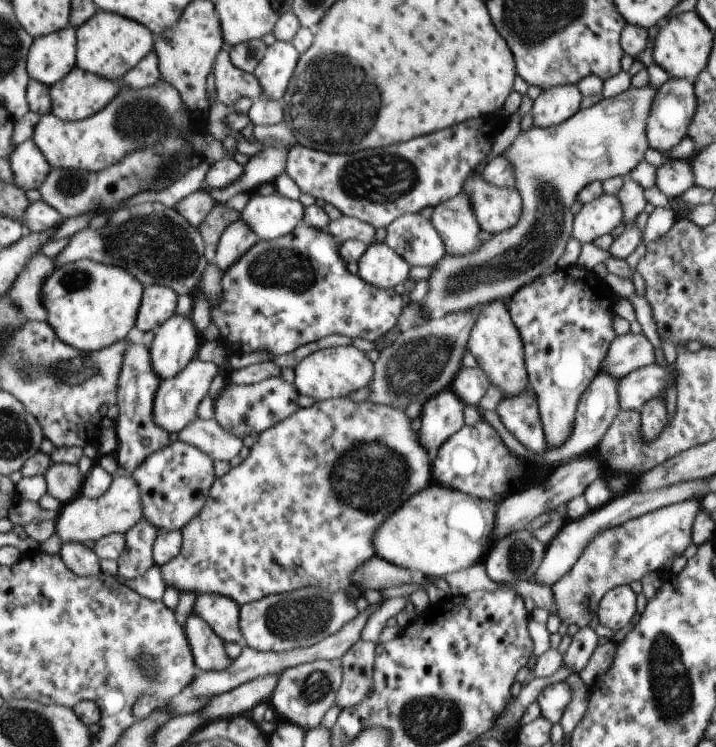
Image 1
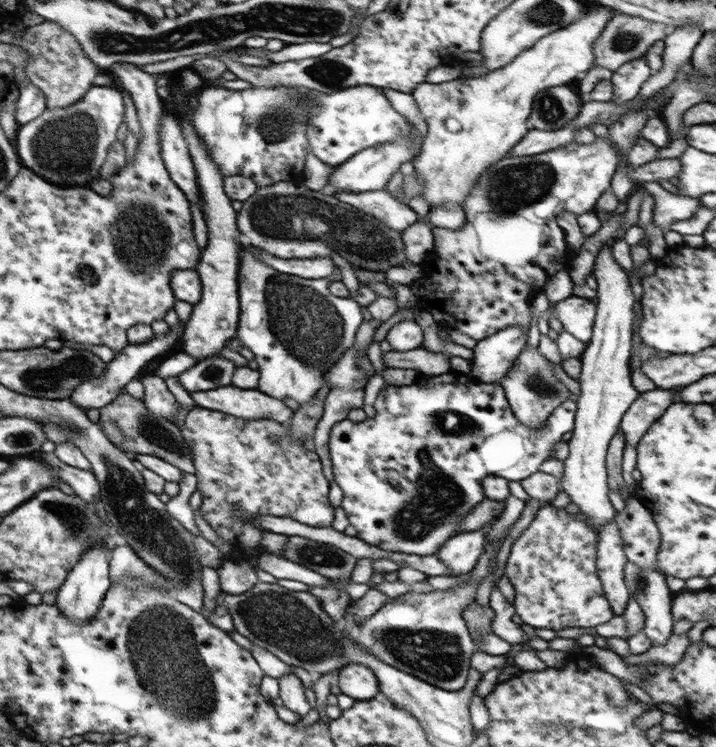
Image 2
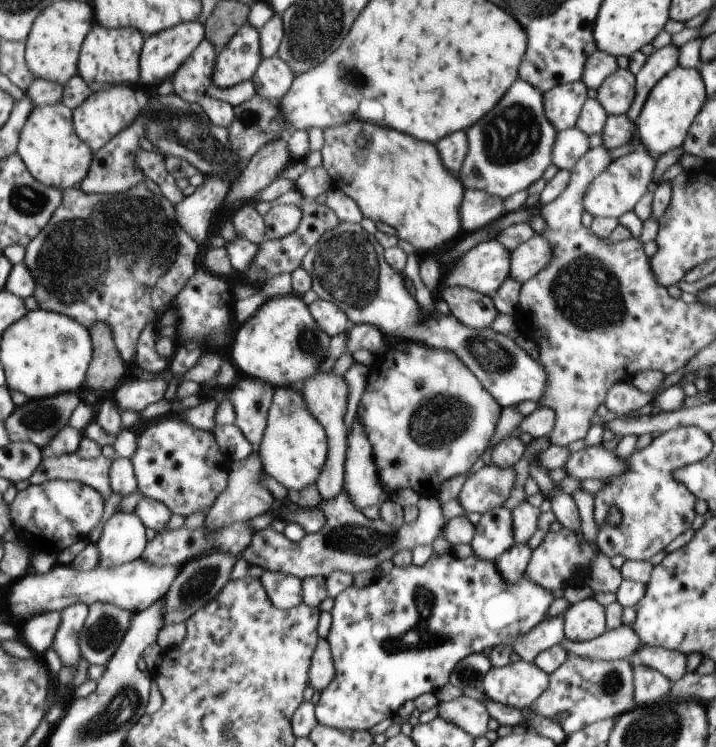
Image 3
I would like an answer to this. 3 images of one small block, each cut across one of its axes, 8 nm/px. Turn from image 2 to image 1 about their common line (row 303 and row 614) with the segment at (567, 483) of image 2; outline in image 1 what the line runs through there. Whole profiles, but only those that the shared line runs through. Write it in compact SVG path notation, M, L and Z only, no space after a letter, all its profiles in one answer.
M621 585L606 592L599 601L595 616L610 630L625 628L637 614L637 597L630 585Z

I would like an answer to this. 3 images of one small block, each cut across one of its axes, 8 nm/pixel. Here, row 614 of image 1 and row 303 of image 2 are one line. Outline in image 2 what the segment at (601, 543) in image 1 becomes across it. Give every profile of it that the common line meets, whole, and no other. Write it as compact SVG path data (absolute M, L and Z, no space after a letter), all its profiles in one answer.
M575 295L562 300L552 308L548 308L547 320L554 316L563 324L563 330L574 338L588 343L593 333L593 324L597 314L595 300L586 300Z

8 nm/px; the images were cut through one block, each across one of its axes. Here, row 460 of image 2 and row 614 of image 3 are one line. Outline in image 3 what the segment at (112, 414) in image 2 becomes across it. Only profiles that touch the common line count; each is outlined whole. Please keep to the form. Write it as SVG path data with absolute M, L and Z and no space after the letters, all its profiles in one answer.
M210 551L201 557L193 558L180 567L176 582L169 588L165 600L165 626L168 623L184 623L200 608L213 601L222 587L230 581L230 572L238 556L226 551Z

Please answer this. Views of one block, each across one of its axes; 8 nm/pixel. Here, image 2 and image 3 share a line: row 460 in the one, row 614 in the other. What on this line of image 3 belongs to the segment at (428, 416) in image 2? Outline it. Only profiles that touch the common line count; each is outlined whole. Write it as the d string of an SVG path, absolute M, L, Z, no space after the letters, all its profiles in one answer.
M449 552L442 555L432 555L423 566L416 566L411 563L406 567L393 567L391 572L386 575L378 575L372 583L365 587L349 586L338 596L335 596L331 617L333 622L326 640L331 648L333 663L335 664L336 676L332 683L325 688L320 695L318 704L315 705L315 715L321 725L334 727L345 731L369 731L378 722L393 718L398 715L398 708L408 702L415 701L424 693L436 693L449 680L454 667L468 655L472 653L483 653L486 648L498 645L513 645L515 640L530 632L548 612L548 608L554 600L553 594L549 590L544 590L541 586L529 581L525 574L522 579L514 584L507 583L497 571L494 562L485 561L476 555L461 558L456 553Z

